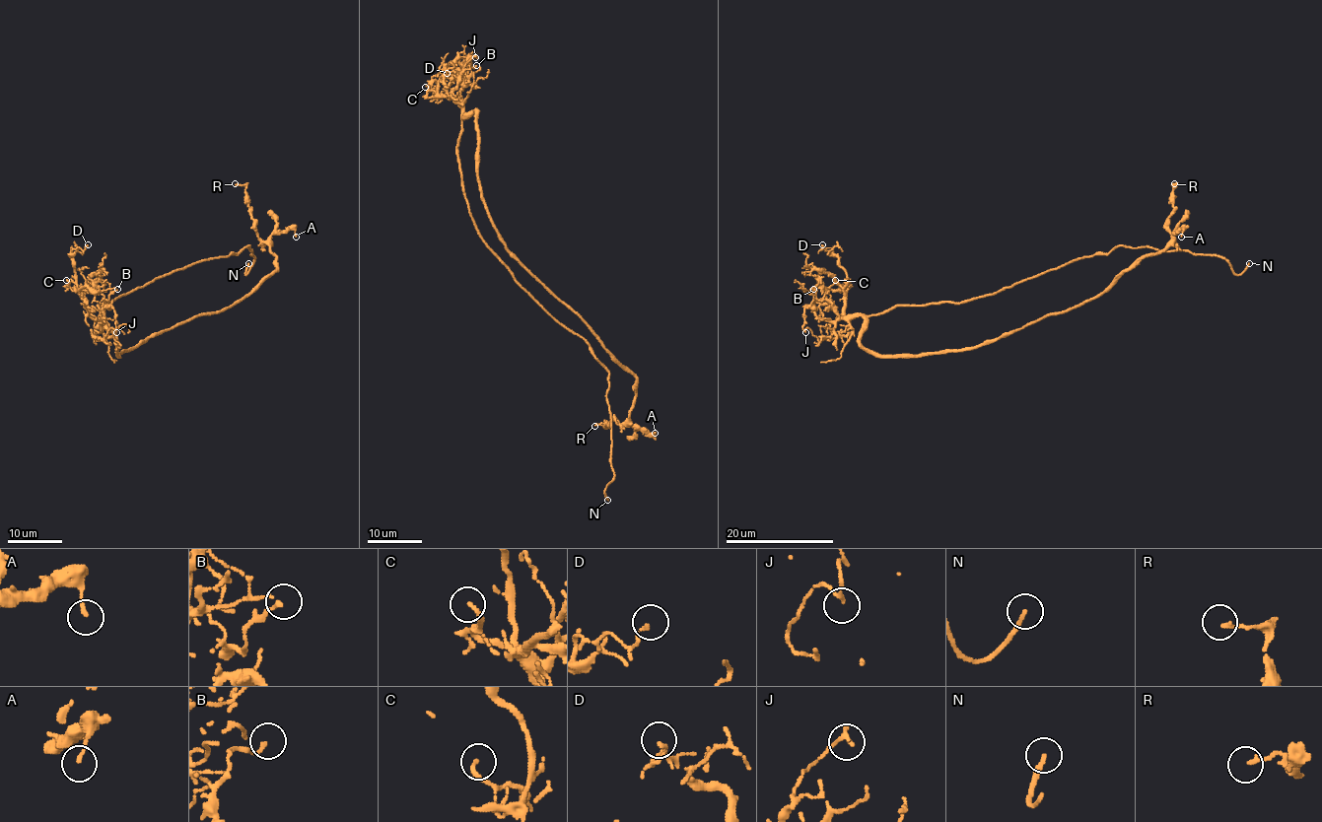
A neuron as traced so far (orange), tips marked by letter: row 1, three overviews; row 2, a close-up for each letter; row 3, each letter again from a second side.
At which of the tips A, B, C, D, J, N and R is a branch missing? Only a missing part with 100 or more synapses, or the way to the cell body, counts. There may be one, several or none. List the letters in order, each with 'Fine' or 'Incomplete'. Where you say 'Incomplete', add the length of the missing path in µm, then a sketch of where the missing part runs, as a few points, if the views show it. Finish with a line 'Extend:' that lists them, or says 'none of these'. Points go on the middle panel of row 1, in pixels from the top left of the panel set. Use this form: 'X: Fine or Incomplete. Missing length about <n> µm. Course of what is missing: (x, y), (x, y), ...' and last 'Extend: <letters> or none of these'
A: Fine
B: Fine
C: Fine
D: Fine
J: Fine
N: Incomplete. Missing length about 10 µm. Course of what is missing: (607, 500), (616, 512), (605, 526)
R: Fine
Extend: N

